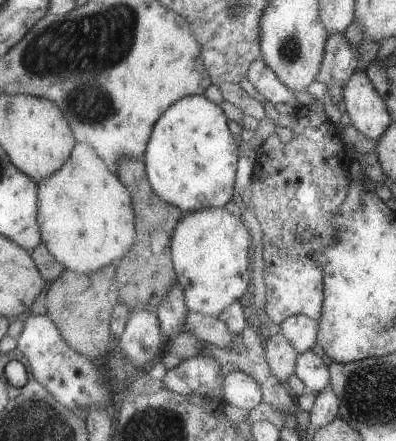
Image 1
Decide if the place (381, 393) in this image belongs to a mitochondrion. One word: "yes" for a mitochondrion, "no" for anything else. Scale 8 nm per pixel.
yes

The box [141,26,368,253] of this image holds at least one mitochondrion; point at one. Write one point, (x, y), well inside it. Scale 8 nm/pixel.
(289, 50)

